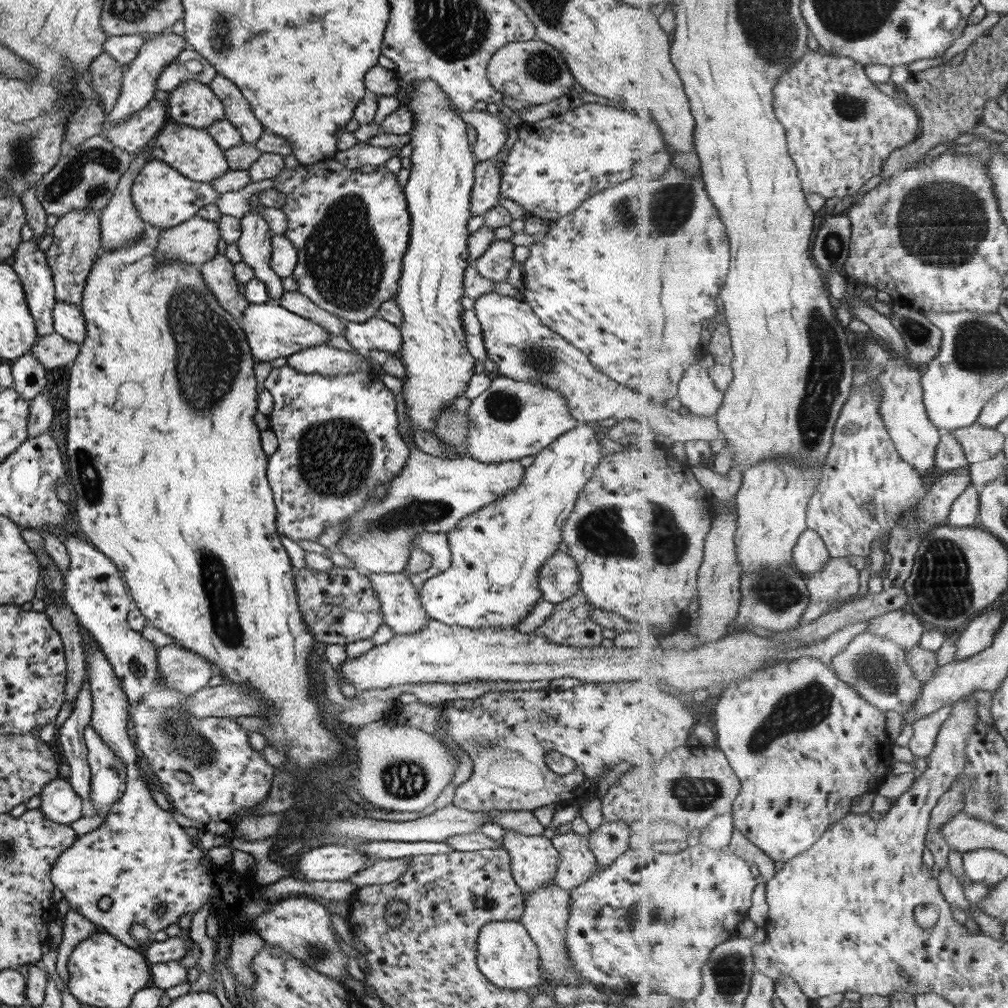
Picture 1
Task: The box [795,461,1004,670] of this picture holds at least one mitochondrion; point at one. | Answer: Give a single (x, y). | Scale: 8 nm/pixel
(942, 586)

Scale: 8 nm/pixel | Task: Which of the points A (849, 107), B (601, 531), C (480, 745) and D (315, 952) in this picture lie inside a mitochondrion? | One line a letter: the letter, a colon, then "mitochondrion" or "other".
A: mitochondrion
B: mitochondrion
C: mitochondrion
D: mitochondrion

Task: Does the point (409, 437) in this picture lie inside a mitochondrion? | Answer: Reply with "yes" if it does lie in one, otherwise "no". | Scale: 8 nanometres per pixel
no

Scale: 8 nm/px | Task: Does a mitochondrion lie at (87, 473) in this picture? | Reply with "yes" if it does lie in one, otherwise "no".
yes

